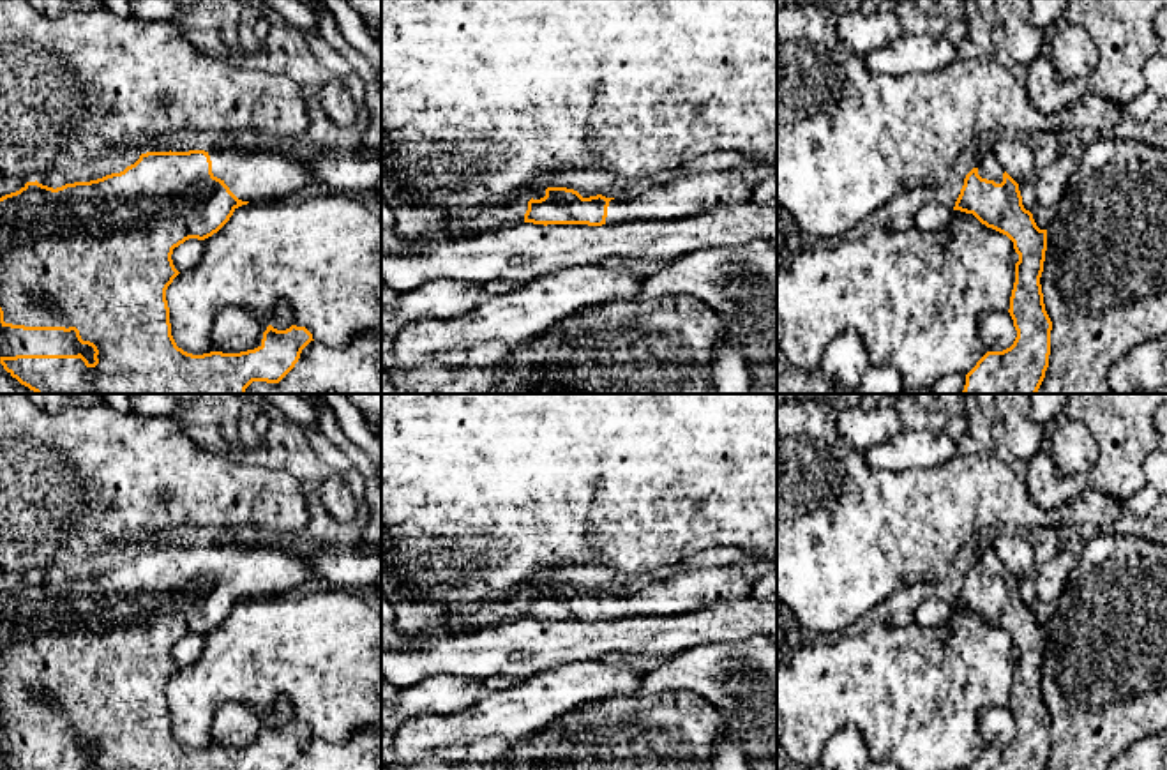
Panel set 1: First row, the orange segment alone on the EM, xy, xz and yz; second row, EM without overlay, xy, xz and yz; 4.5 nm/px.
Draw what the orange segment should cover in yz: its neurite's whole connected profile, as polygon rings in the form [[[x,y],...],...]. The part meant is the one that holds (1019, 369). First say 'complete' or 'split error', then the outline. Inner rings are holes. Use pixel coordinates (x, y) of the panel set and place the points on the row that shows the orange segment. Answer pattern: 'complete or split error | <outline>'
split error | [[[985,150],[966,175],[953,210],[973,214],[1006,235],[1019,254],[1008,309],[1017,337],[1010,348],[987,351],[976,362],[966,374],[962,394],[1036,394],[1049,367],[1052,330],[1040,284],[1047,230],[1040,230],[1024,208],[1019,184],[992,150]]]

